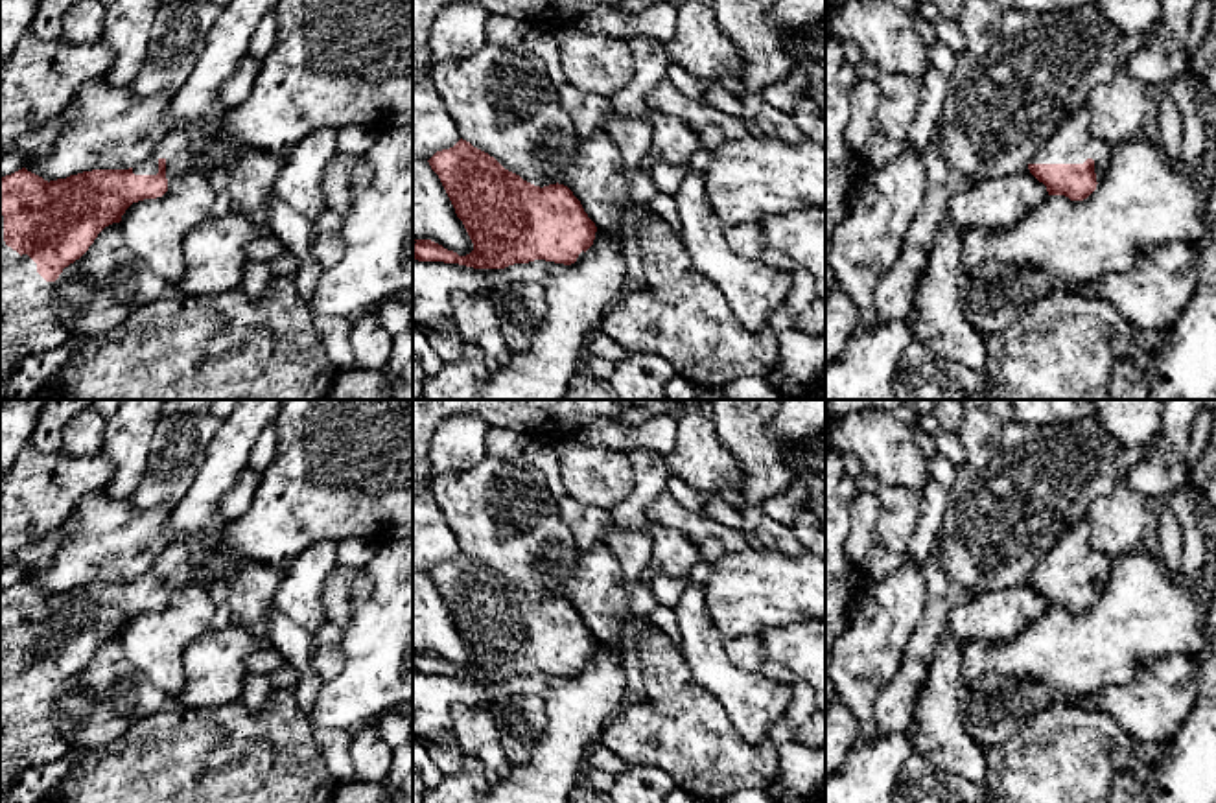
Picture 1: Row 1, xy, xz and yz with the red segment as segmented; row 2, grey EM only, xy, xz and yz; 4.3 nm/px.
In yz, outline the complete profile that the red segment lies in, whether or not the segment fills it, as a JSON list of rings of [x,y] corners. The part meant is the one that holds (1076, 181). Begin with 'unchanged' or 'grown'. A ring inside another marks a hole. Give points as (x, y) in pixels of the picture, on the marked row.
grown; [[[1087,105],[1070,112],[1037,149],[1028,164],[1030,173],[1046,186],[1048,195],[1083,201],[1104,177],[1111,145],[1089,131]]]

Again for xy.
grown; [[[232,0],[221,9],[193,72],[170,103],[170,131],[140,164],[129,169],[83,171],[50,182],[26,168],[0,179],[0,400],[6,394],[4,376],[15,350],[46,354],[70,339],[70,332],[52,308],[55,280],[63,269],[79,260],[105,227],[120,223],[133,203],[162,197],[177,173],[201,166],[201,151],[192,142],[190,129],[199,123],[205,131],[212,131],[221,122],[227,112],[221,85],[249,53],[260,20],[278,2]]]

